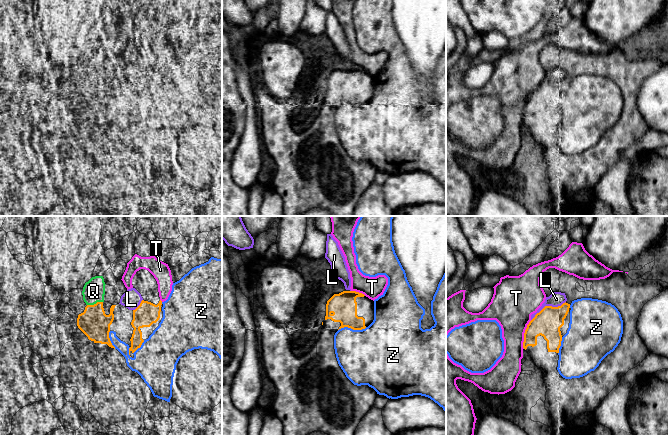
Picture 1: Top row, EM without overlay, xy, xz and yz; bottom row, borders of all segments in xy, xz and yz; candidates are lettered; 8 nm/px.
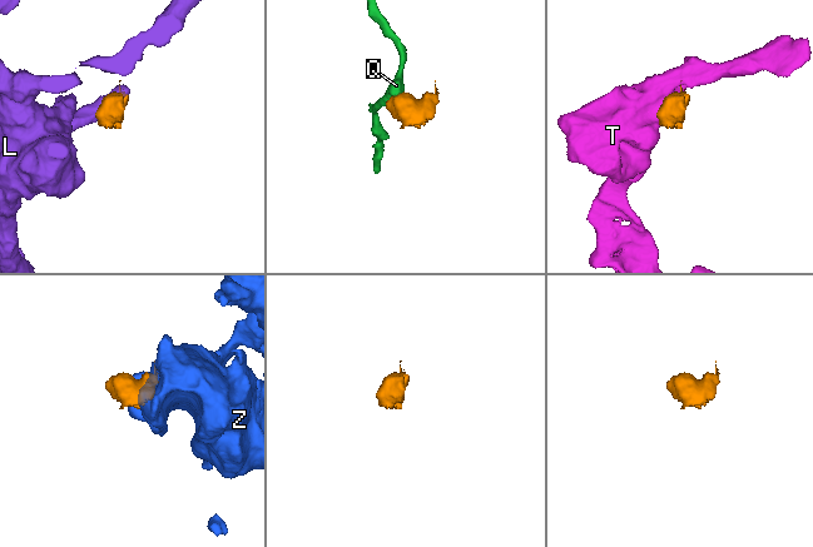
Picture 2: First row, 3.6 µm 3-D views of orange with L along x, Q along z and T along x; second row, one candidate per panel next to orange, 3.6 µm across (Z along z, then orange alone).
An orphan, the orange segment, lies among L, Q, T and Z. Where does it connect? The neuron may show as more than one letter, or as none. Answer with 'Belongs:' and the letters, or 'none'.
Belongs: none

